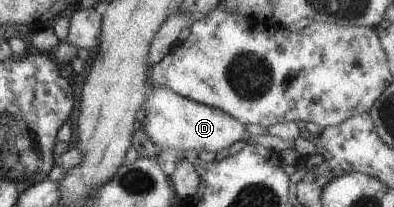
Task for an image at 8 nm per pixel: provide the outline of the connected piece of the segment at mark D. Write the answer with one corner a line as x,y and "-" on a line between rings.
155,86
152,93
148,92
147,95
148,100
140,114
142,128
147,137
163,150
174,149
184,153
189,149
197,149
199,152
217,153
225,147
229,149
235,141
244,140
246,125
221,110
187,99
170,87

